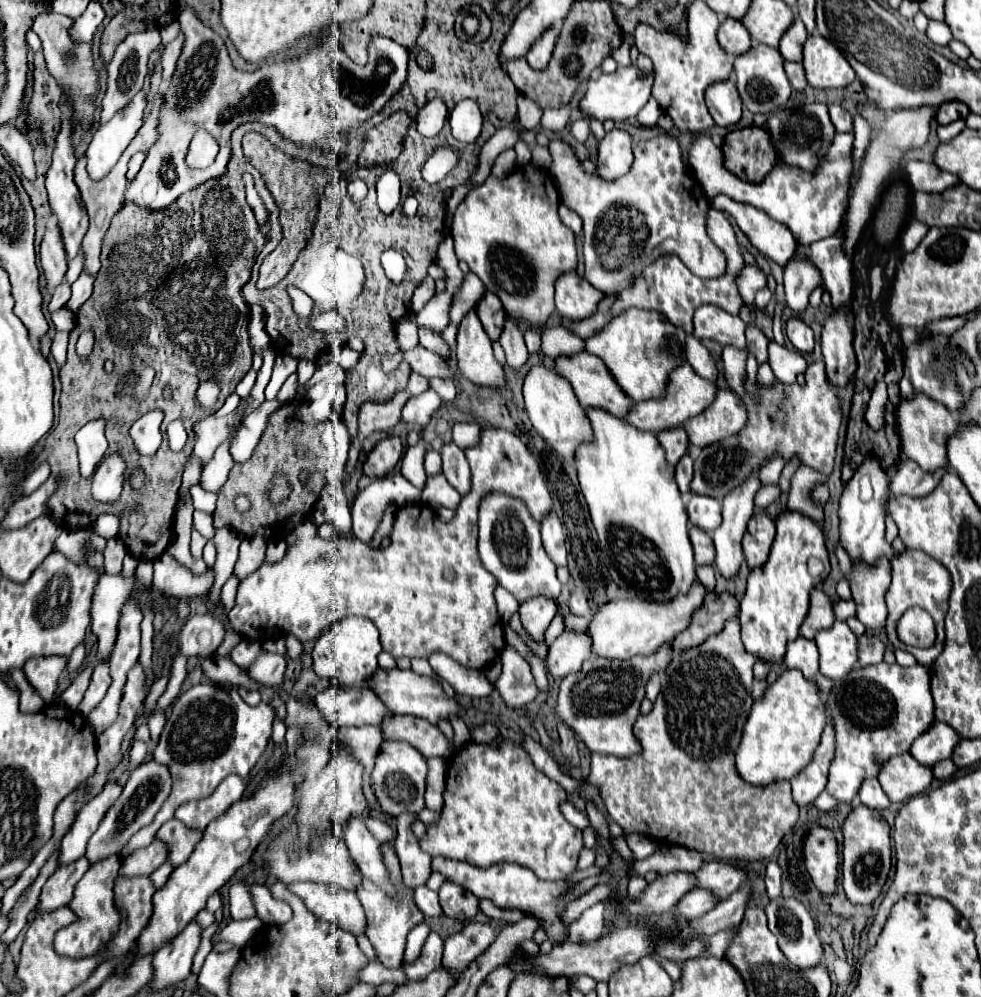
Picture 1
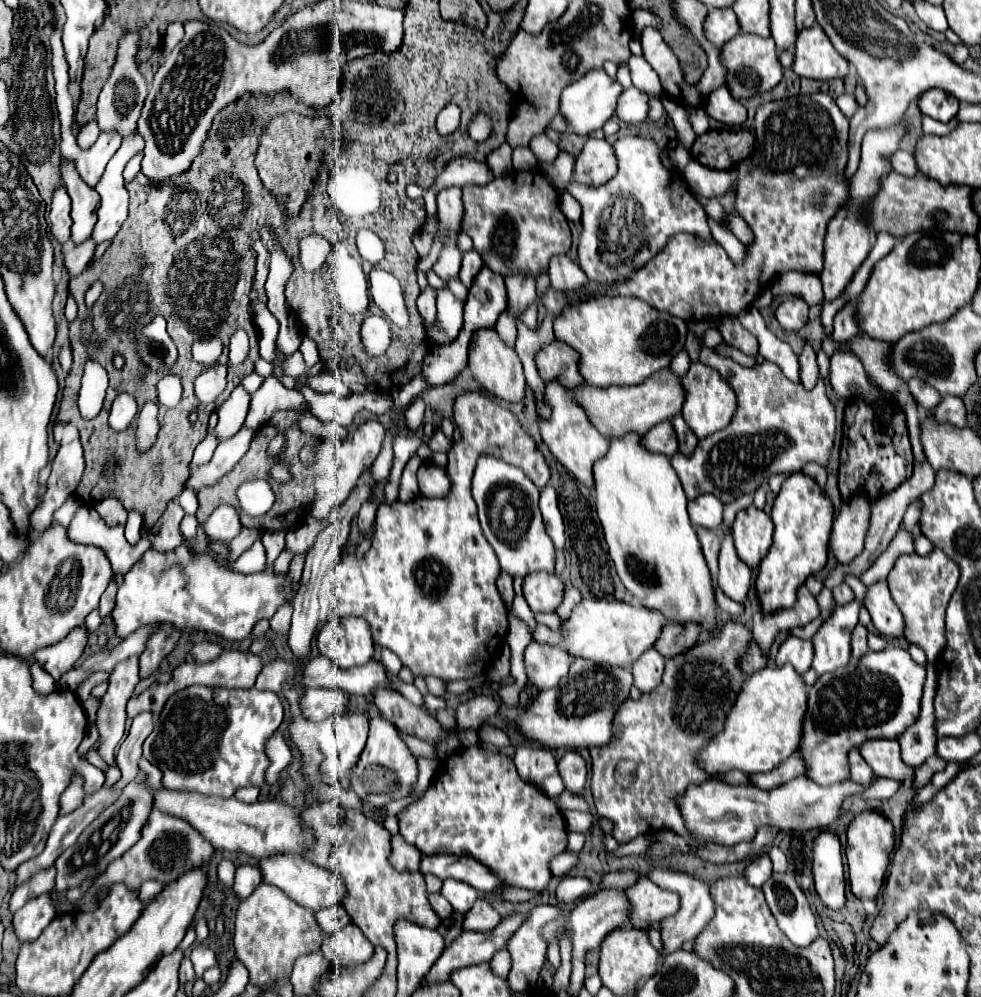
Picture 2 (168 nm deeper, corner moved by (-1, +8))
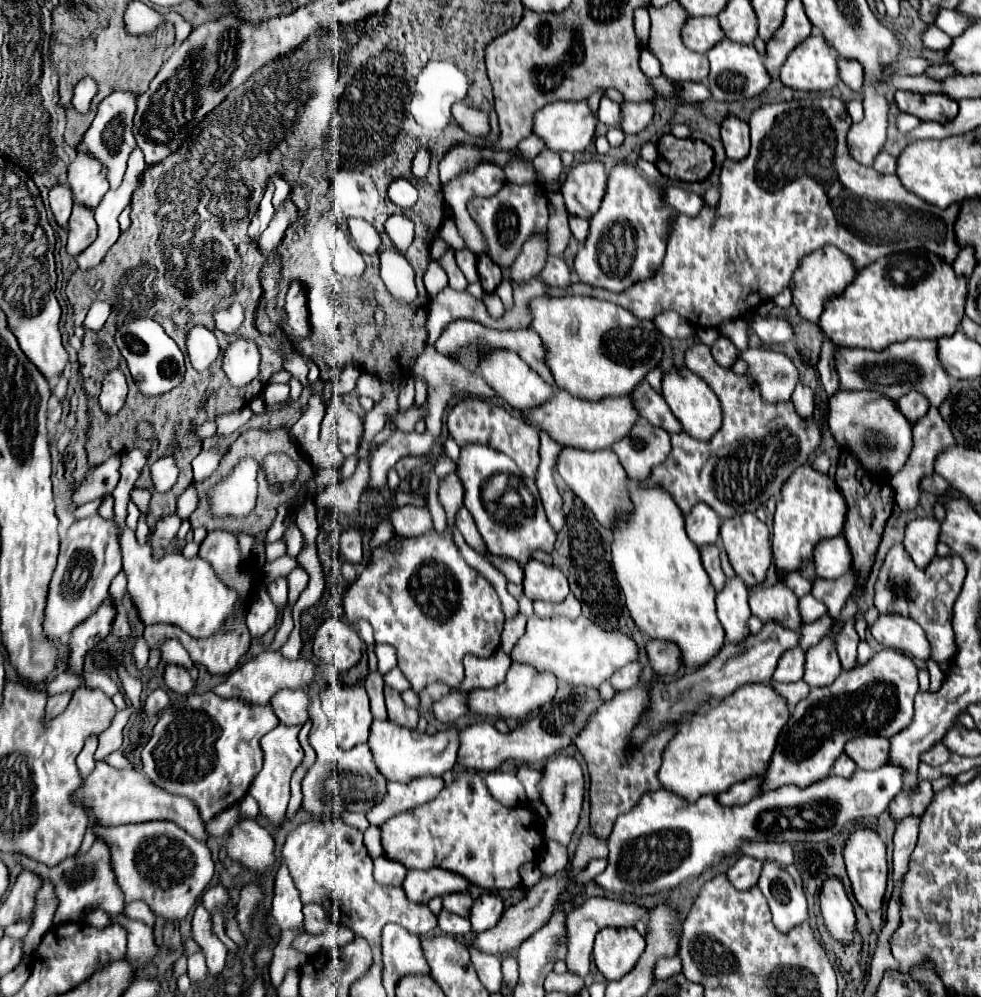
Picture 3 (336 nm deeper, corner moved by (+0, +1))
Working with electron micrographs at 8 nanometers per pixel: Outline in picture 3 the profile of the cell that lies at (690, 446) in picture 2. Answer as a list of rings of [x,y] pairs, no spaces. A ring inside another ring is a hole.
[[[642,380],[642,384],[638,384],[638,388],[630,394],[630,398],[632,398],[632,404],[634,404],[636,412],[642,418],[650,420],[650,424],[660,426],[670,434],[672,432],[682,432],[682,424],[670,412],[668,404],[662,400],[662,394],[652,390],[646,380]]]

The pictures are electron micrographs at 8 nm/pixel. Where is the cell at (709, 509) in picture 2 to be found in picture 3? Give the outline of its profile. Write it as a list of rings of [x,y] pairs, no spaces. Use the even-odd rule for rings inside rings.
[[[696,504],[686,516],[686,532],[698,548],[706,544],[716,544],[720,532],[718,514],[706,504]]]

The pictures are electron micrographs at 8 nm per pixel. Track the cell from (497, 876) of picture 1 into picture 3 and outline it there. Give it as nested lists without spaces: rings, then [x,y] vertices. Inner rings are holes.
[[[442,868],[430,870],[410,870],[402,884],[406,898],[410,902],[428,902],[434,896],[444,896],[450,892],[466,890],[468,882],[462,876],[454,876],[454,872],[446,872]]]

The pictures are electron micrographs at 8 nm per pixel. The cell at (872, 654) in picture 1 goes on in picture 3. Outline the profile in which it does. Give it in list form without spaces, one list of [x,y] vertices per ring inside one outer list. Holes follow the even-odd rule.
[[[846,620],[840,628],[840,632],[834,638],[834,646],[838,652],[838,658],[842,662],[842,670],[850,670],[856,666],[856,648],[858,648],[858,634],[854,630],[854,622]]]

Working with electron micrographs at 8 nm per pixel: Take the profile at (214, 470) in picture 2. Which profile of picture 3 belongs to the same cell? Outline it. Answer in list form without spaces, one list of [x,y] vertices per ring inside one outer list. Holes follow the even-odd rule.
[[[190,484],[184,494],[178,496],[176,500],[176,516],[180,520],[188,520],[188,516],[196,510],[196,504],[198,504],[198,496],[196,496],[196,490],[194,490],[194,484]]]

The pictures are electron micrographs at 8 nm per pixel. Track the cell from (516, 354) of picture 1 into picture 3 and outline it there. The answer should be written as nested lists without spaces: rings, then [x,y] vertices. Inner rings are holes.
[[[546,232],[534,234],[530,240],[526,240],[520,256],[510,266],[510,276],[514,280],[530,280],[544,268],[546,258],[548,258],[548,234]]]

